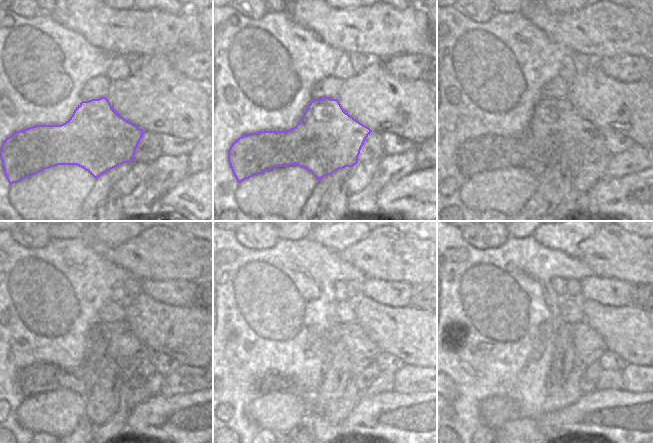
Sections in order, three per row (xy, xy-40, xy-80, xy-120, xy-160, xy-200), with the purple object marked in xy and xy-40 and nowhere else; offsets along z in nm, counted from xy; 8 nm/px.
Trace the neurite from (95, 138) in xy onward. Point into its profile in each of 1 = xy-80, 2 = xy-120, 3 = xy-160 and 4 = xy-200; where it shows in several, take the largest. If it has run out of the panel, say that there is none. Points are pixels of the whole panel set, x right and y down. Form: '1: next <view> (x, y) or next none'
1: next xy-80 (557, 134)
2: next xy-120 (113, 347)
3: next xy-160 (349, 337)
4: next xy-200 (588, 346)

